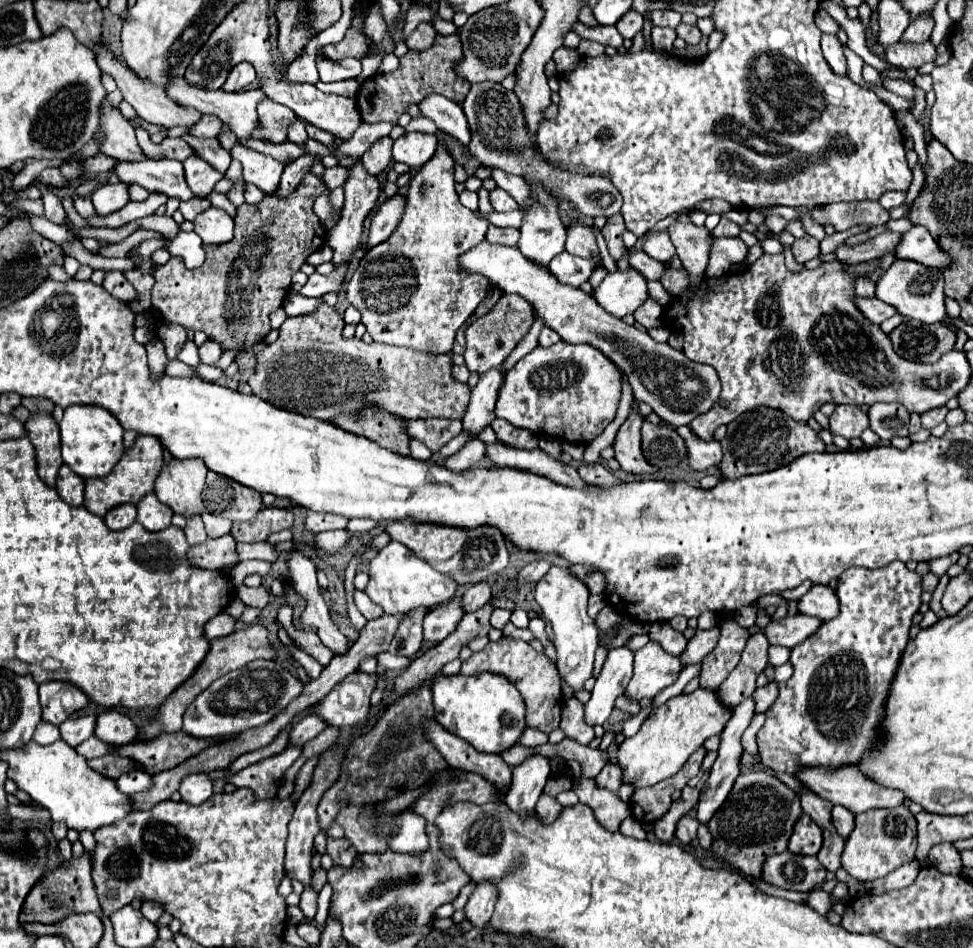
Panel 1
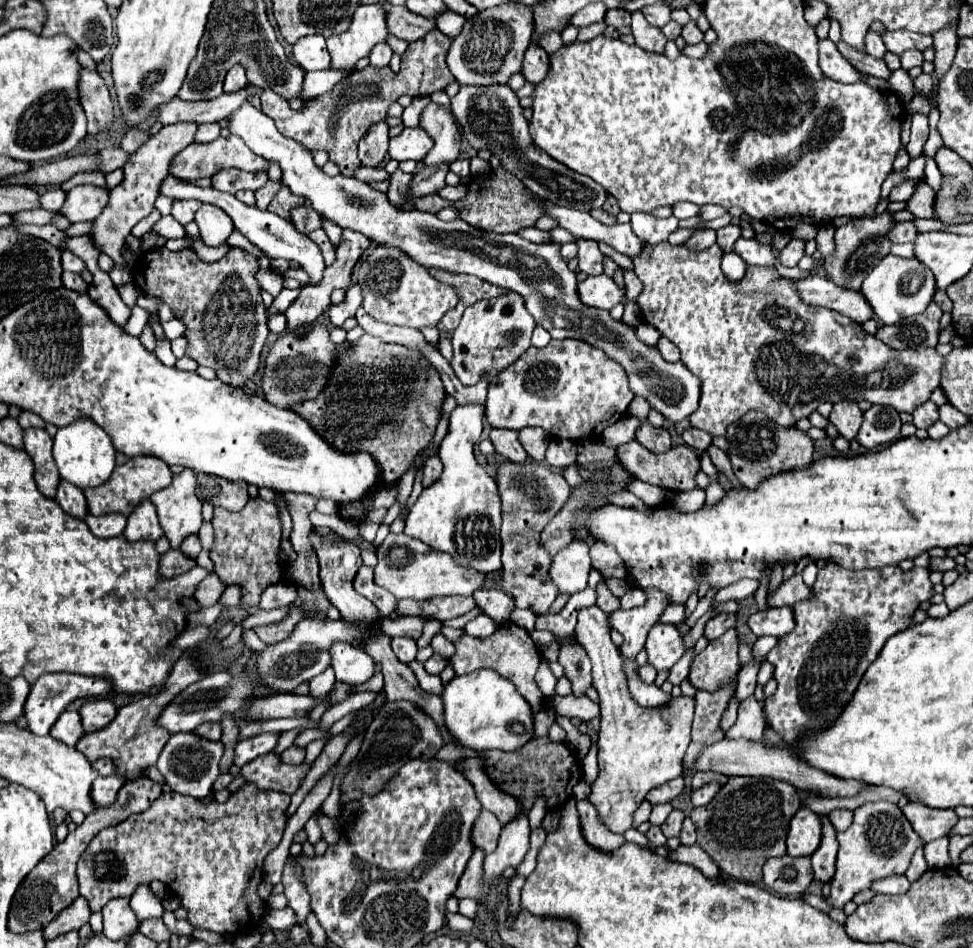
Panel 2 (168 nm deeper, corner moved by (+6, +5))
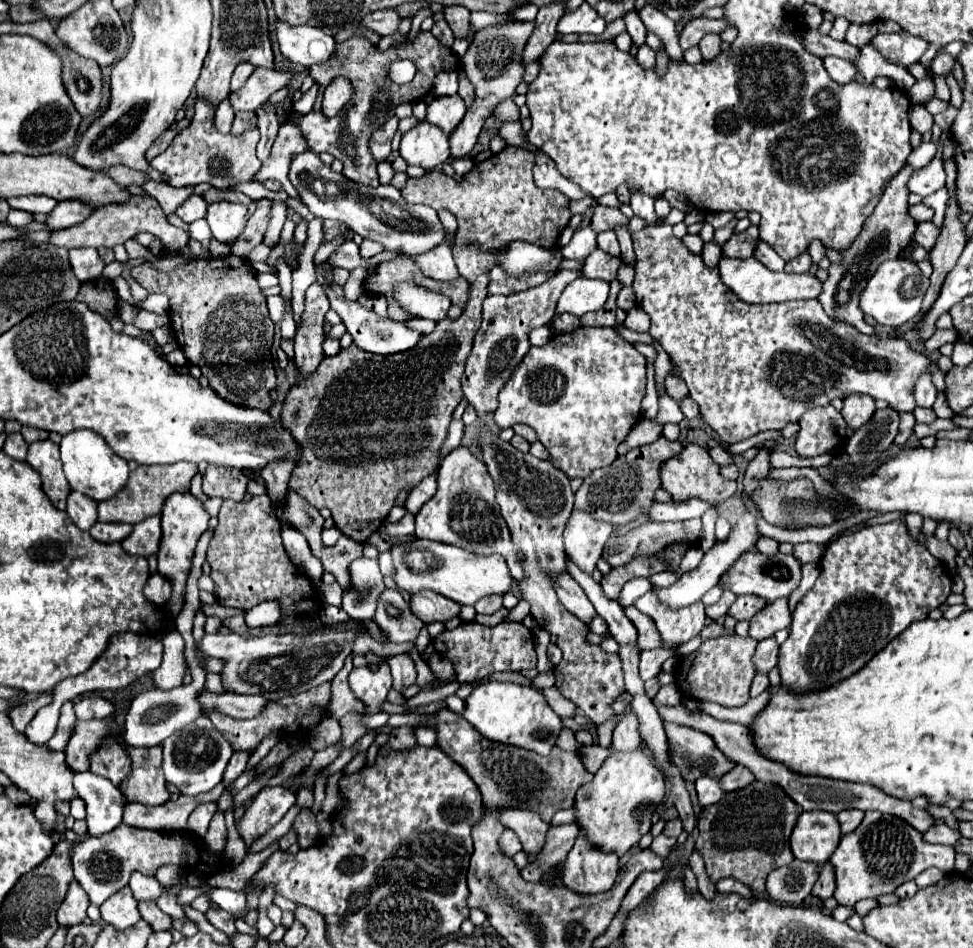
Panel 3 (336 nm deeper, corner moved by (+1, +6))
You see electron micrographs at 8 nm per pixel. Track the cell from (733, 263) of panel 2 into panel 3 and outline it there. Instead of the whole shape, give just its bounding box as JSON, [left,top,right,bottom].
[718,257,822,303]

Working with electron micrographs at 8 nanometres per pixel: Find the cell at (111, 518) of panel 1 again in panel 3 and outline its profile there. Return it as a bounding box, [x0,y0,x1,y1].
[90,523,132,543]

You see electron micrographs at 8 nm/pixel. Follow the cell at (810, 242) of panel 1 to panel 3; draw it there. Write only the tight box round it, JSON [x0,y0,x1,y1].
[784,251,812,273]

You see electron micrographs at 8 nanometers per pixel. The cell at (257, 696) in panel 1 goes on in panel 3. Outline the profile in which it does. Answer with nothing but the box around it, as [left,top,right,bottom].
[124,645,206,747]

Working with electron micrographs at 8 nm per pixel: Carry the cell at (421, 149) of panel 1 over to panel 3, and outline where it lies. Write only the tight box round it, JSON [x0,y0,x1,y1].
[400,123,450,171]

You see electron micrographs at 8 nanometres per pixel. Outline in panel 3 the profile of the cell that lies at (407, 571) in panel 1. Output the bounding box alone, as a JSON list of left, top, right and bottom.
[390,539,512,605]

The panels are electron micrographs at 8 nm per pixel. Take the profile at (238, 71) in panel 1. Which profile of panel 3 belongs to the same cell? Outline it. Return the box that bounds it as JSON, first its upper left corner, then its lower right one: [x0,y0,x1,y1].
[232,63,254,91]

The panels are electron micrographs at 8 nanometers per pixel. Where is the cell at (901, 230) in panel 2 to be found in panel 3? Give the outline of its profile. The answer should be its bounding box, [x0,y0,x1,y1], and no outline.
[912,221,938,251]

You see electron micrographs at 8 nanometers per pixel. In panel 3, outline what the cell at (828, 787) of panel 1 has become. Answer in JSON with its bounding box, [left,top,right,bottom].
[666,725,736,781]

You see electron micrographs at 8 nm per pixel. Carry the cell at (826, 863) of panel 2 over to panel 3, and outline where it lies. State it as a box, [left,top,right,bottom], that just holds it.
[812,861,836,899]

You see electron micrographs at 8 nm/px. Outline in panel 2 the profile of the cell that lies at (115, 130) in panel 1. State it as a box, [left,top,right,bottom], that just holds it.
[79,68,113,136]

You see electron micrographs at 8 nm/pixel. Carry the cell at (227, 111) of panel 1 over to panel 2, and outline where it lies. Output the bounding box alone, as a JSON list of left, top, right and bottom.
[229,102,701,422]

